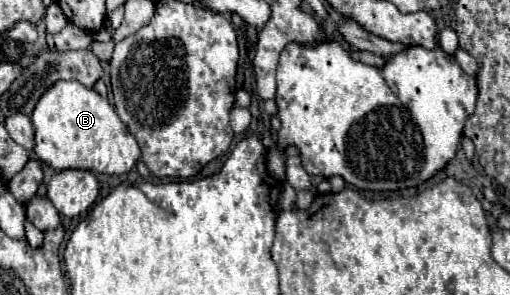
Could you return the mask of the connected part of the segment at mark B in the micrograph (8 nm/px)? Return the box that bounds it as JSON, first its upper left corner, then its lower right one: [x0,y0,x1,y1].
[31,80,141,174]

